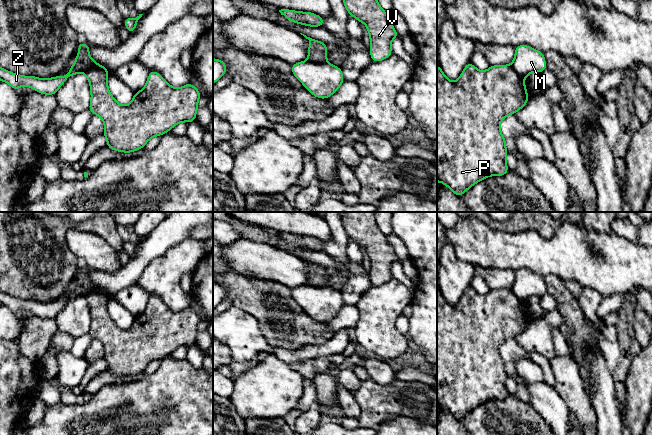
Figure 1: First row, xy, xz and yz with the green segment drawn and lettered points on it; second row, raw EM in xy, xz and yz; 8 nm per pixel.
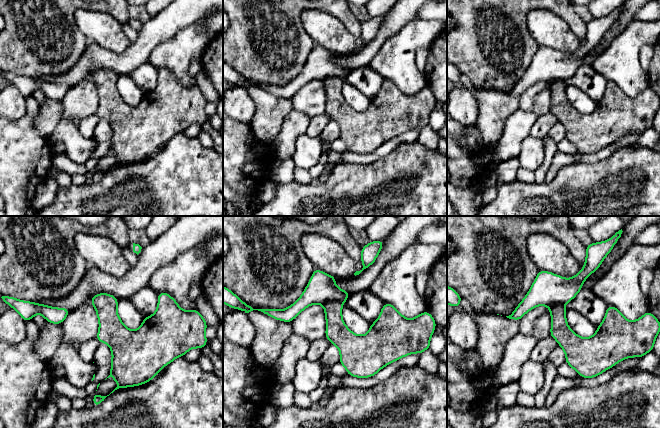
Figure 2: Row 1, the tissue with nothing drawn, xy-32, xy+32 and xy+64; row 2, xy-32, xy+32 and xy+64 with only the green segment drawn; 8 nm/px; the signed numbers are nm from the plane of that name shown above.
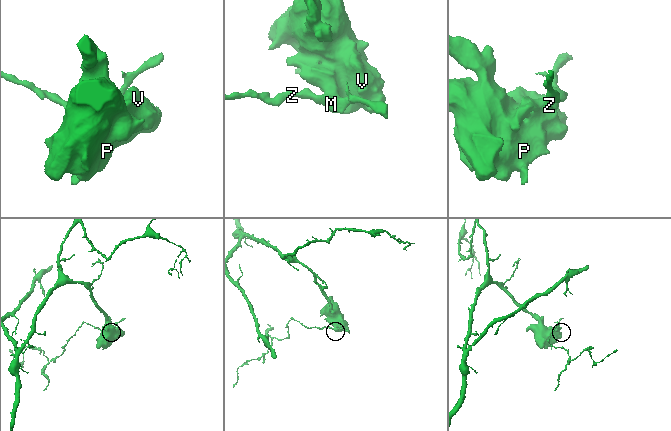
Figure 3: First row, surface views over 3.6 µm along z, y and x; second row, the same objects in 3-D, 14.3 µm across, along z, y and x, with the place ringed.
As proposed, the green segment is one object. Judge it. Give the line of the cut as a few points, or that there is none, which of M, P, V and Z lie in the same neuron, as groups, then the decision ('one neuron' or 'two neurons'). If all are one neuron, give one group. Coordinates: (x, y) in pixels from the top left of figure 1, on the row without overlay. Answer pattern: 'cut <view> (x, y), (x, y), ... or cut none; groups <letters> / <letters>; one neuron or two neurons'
cut xy (108, 296), (101, 292), (91, 291), (85, 297); groups M Z / P V; two neurons

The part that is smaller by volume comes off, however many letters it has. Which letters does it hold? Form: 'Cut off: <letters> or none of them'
Cut off: M, Z

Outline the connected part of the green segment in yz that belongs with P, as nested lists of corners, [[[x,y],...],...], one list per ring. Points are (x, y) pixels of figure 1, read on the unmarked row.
[[[469,286],[456,306],[450,305],[437,289],[437,406],[446,409],[455,419],[462,420],[489,400],[506,399],[509,395],[506,388],[508,374],[500,348],[505,341],[522,333],[528,323],[524,303],[511,289],[491,289],[486,295],[480,295]]]

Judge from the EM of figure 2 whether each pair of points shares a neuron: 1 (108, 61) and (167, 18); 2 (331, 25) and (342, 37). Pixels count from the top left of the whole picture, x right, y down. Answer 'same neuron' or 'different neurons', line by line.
1: same neuron
2: same neuron

